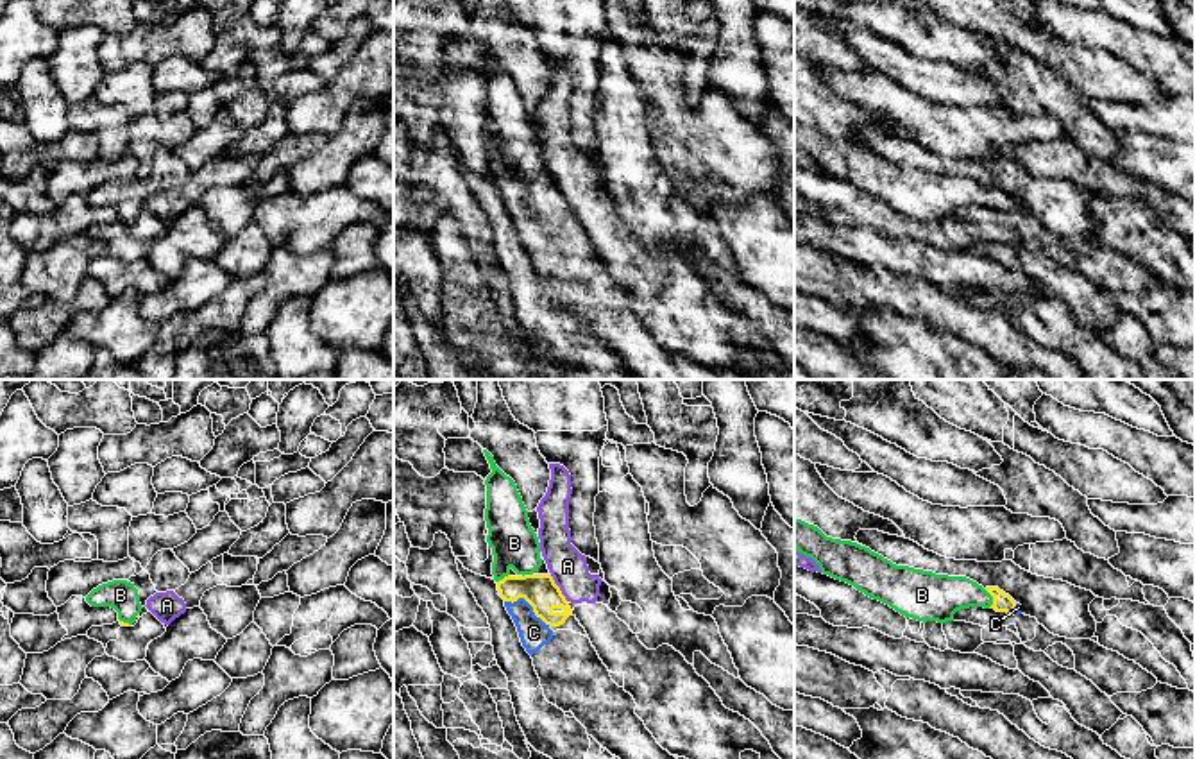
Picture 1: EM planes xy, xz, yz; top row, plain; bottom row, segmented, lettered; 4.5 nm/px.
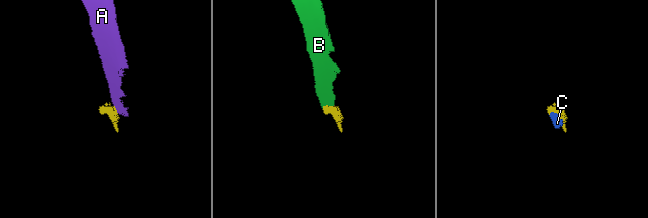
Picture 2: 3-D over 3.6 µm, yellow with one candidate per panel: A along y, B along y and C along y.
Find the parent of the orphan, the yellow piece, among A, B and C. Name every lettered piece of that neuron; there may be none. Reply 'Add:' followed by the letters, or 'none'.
Add: B, C

